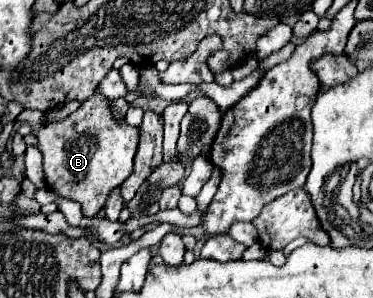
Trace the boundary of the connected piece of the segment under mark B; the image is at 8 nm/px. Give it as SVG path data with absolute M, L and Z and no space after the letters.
M100 93L88 101L82 103L78 111L68 115L66 119L58 123L48 123L36 133L40 141L40 151L44 157L44 179L50 191L58 193L64 199L72 199L82 205L84 217L94 217L106 203L112 189L120 187L132 173L132 159L136 155L138 147L138 129L124 123L116 123L112 119L112 113L108 109L108 99L104 99Z

